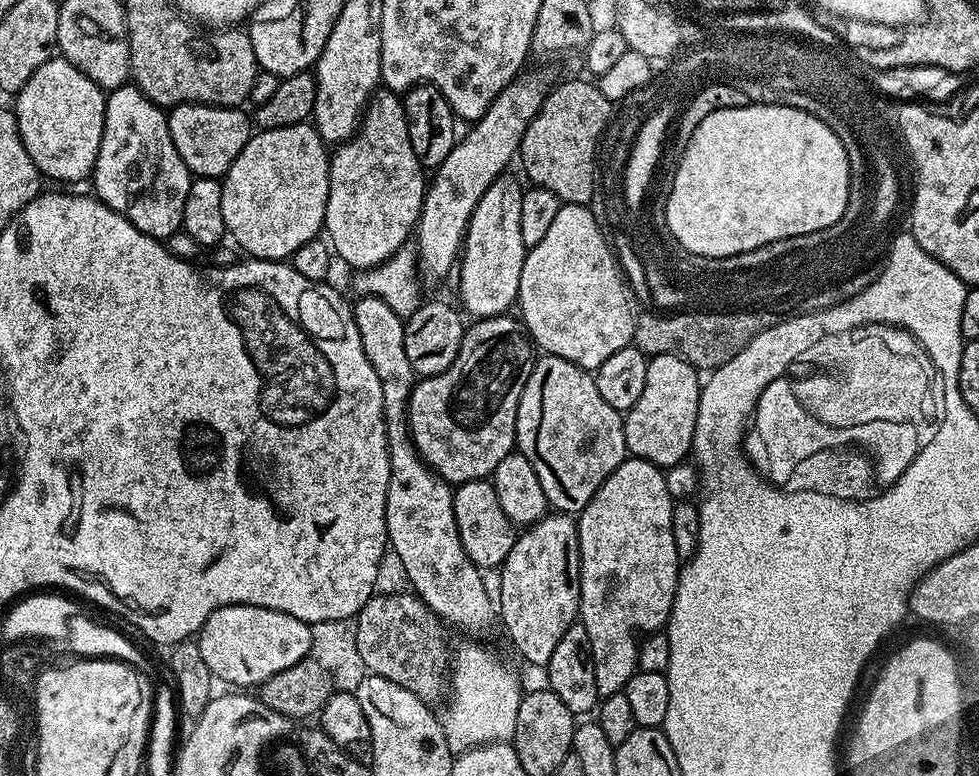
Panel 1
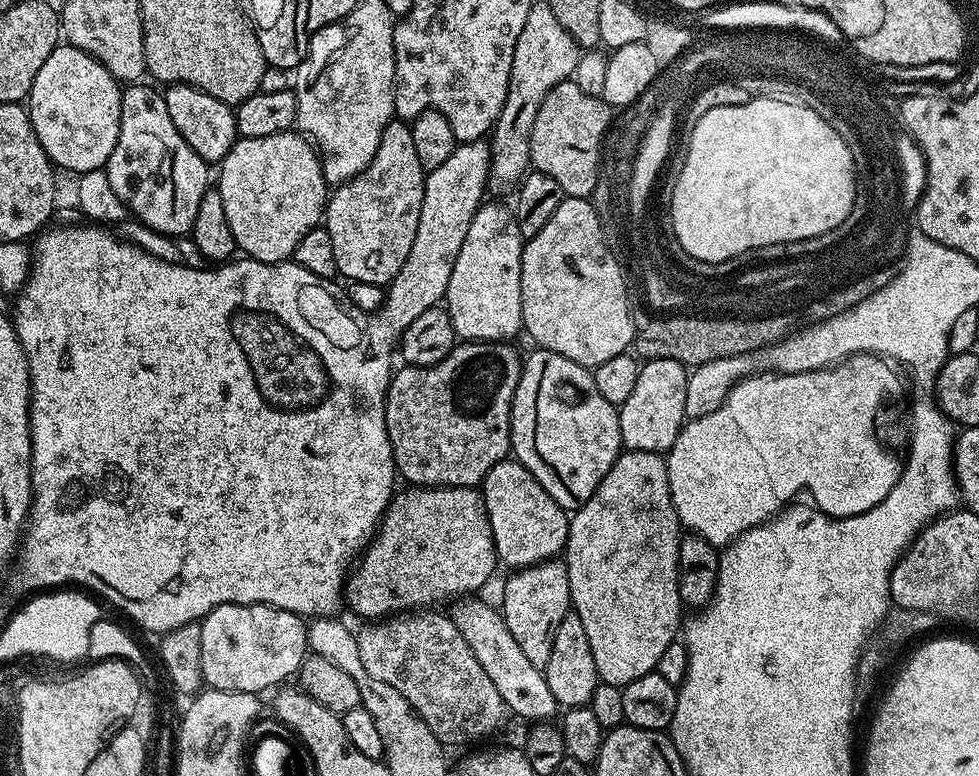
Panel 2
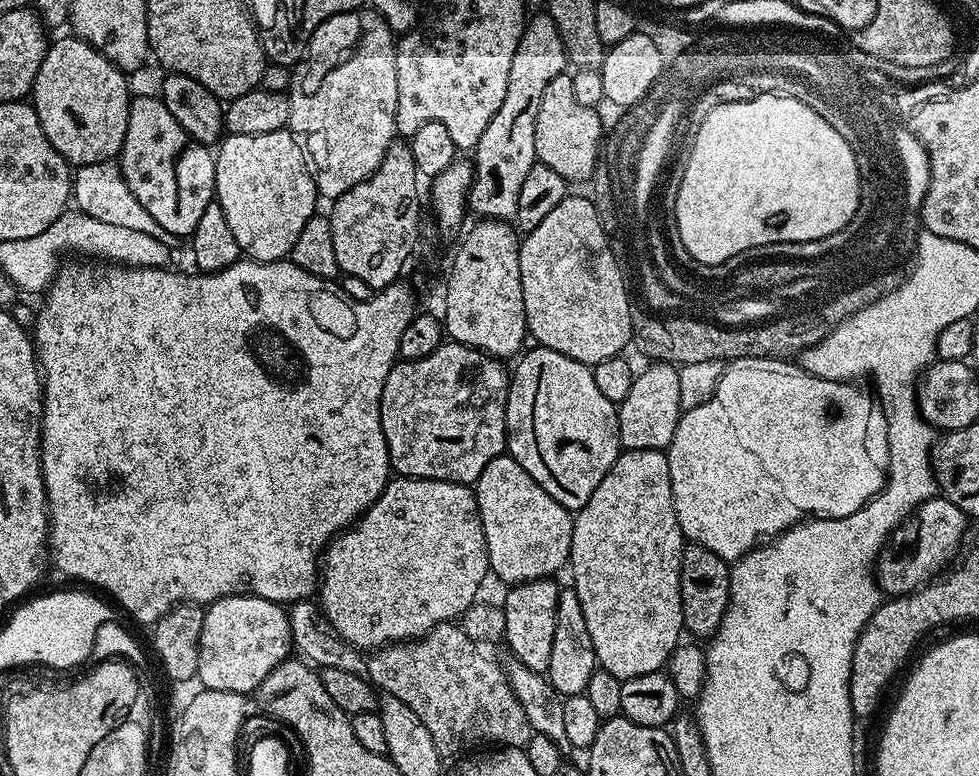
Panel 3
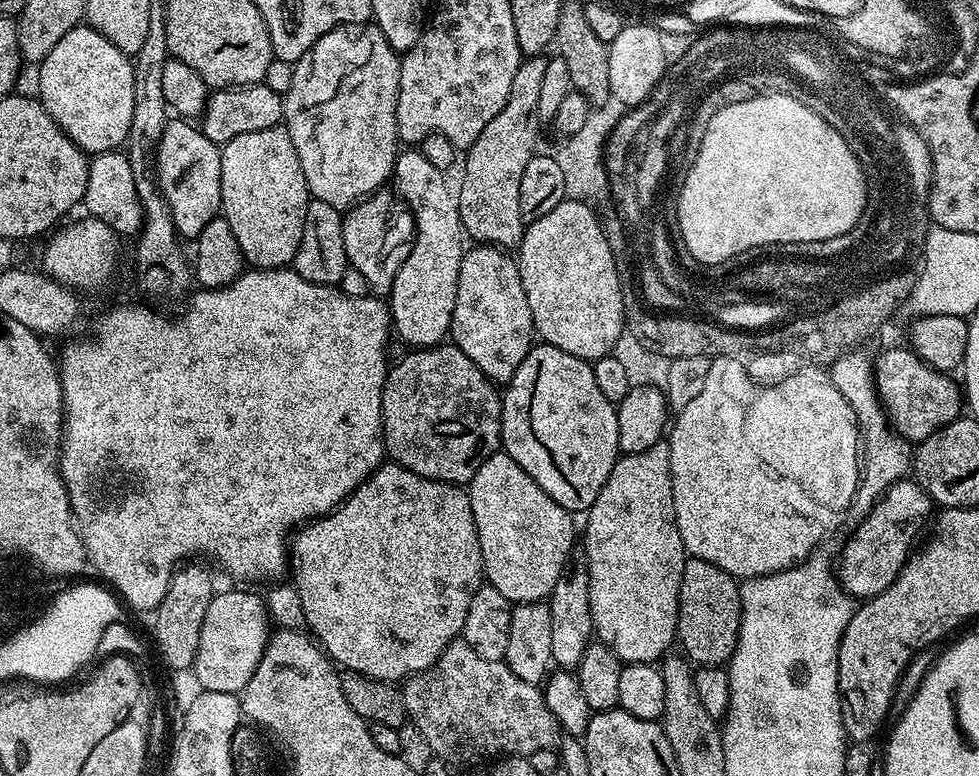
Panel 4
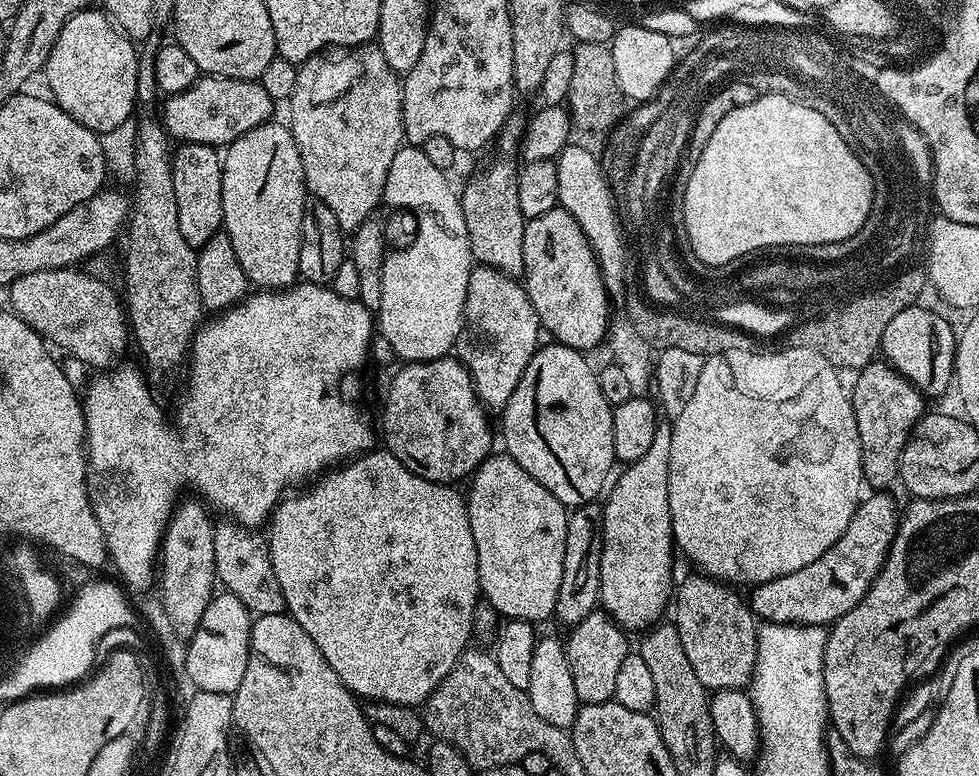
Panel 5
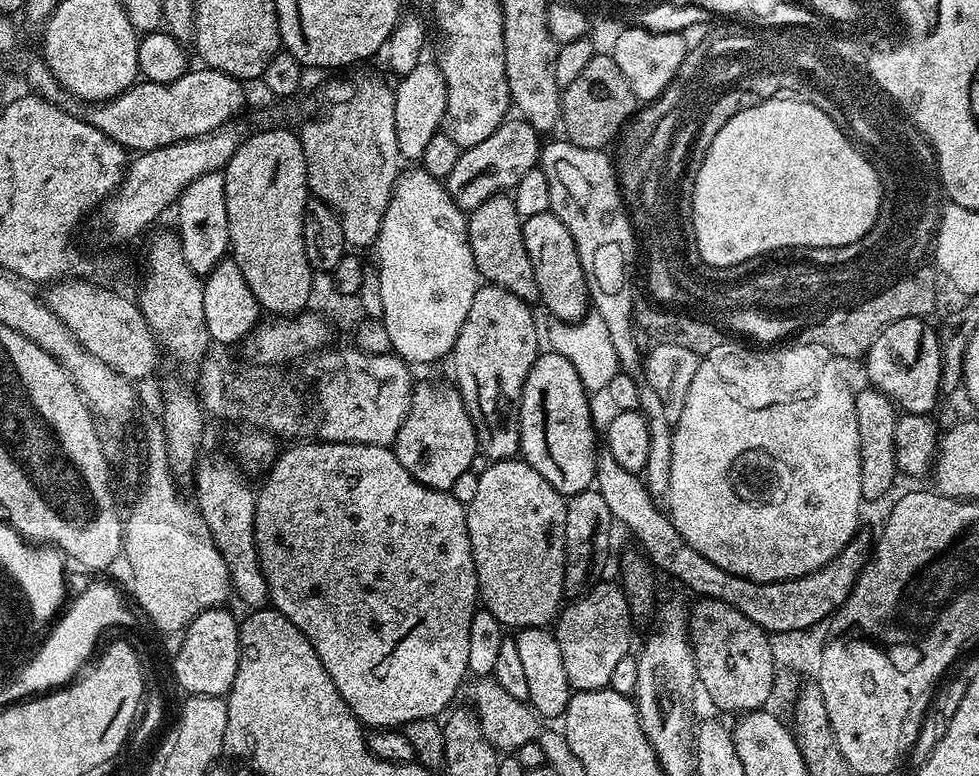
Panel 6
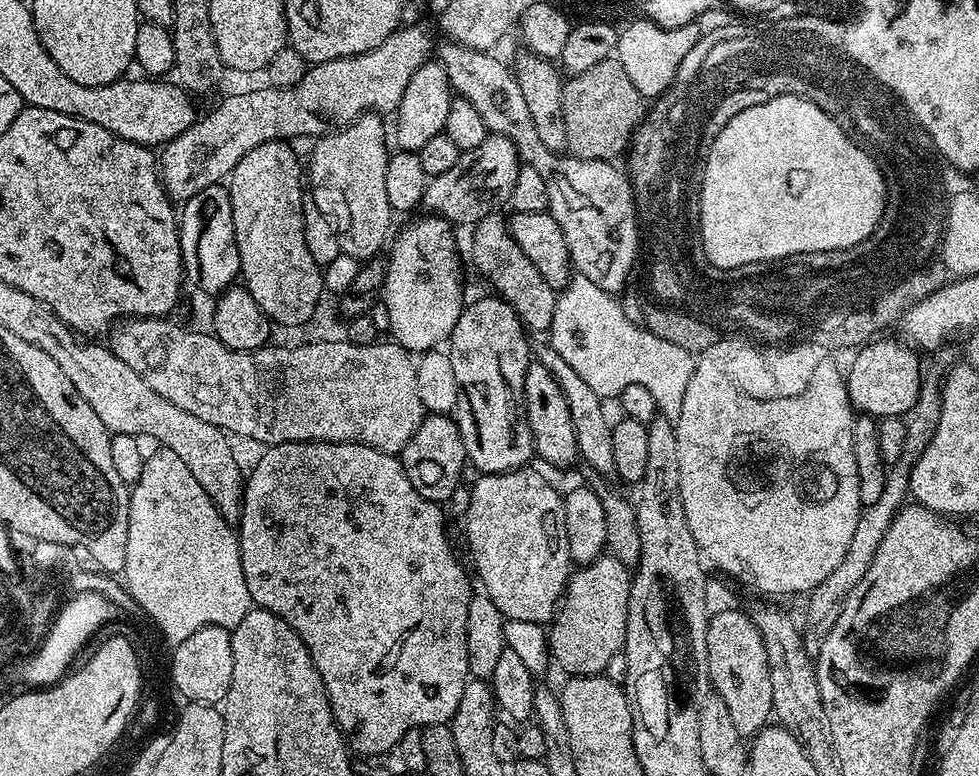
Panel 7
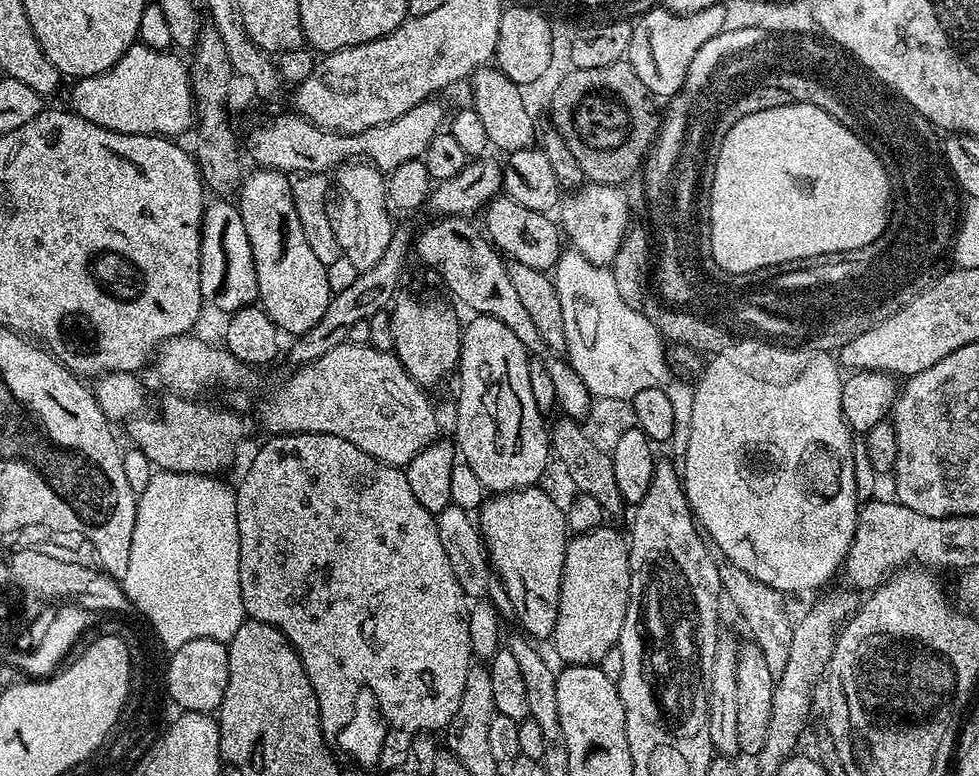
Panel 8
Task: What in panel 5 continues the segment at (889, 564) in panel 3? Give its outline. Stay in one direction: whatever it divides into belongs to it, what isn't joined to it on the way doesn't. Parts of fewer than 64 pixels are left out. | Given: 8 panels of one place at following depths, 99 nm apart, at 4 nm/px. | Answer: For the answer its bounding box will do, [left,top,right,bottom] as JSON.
[750,490,901,626]

